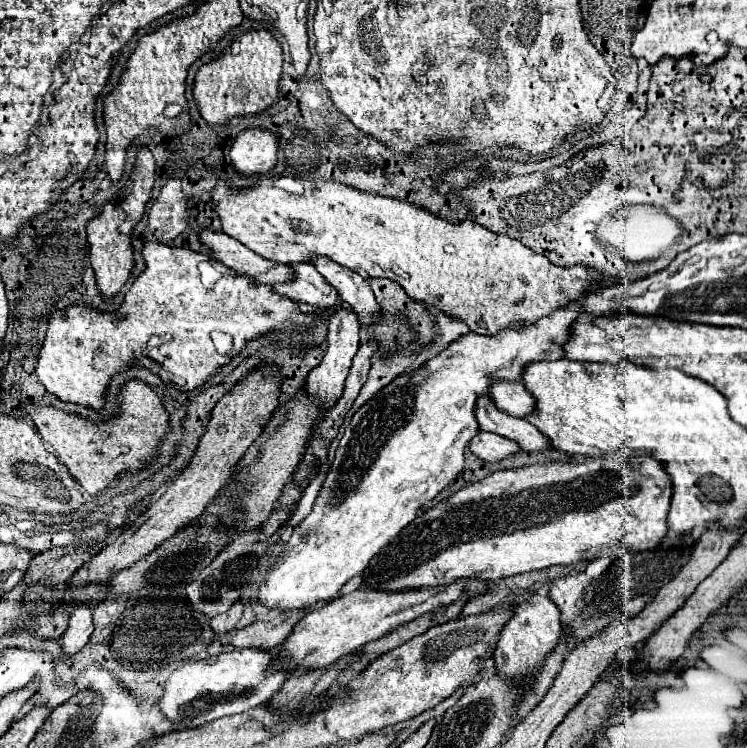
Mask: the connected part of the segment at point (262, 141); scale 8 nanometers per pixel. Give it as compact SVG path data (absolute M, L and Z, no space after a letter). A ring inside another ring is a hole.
M247 129L239 133L233 141L229 157L235 171L245 177L269 173L277 165L275 133L263 129Z

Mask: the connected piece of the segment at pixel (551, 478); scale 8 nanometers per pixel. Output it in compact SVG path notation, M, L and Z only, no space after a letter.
M627 447L601 457L585 457L583 463L569 459L493 471L483 481L461 487L435 507L419 511L393 541L369 561L363 571L363 587L409 591L451 585L459 579L481 579L491 583L551 565L611 557L619 553L619 549L653 549L667 535L671 493L671 477L665 475L661 463L657 463L657 459L653 461L647 453L637 453Z

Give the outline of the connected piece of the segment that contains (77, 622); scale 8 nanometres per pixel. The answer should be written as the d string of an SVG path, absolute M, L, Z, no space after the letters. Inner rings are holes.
M79 605L71 611L69 627L61 637L61 647L63 647L63 657L73 657L79 653L87 643L93 633L93 613L87 605Z

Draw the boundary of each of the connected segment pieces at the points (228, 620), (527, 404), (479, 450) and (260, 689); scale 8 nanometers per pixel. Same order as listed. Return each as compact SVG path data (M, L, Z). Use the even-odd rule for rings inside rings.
M235 603L227 613L213 617L213 619L209 621L209 625L211 625L211 629L213 629L217 635L219 635L219 633L227 633L227 631L231 631L231 629L237 625L237 621L241 619L241 613L243 613L243 605L241 605L241 603Z
M491 377L489 397L495 401L497 409L501 409L513 417L525 417L533 411L533 407L531 407L533 397L529 397L529 393L521 385L521 381L503 381L503 379Z
M479 431L471 441L469 441L469 451L473 451L477 457L481 457L483 461L491 461L497 463L503 457L515 453L519 447L515 445L515 441L507 441L501 435L493 435L487 431Z
M241 649L201 661L189 661L167 677L163 685L165 693L157 701L159 711L167 721L171 721L173 731L181 731L207 725L225 715L245 713L257 705L265 705L289 677L289 673L285 671L267 673L267 669L271 667L269 663L275 659L275 655L277 651L257 653L257 649Z

